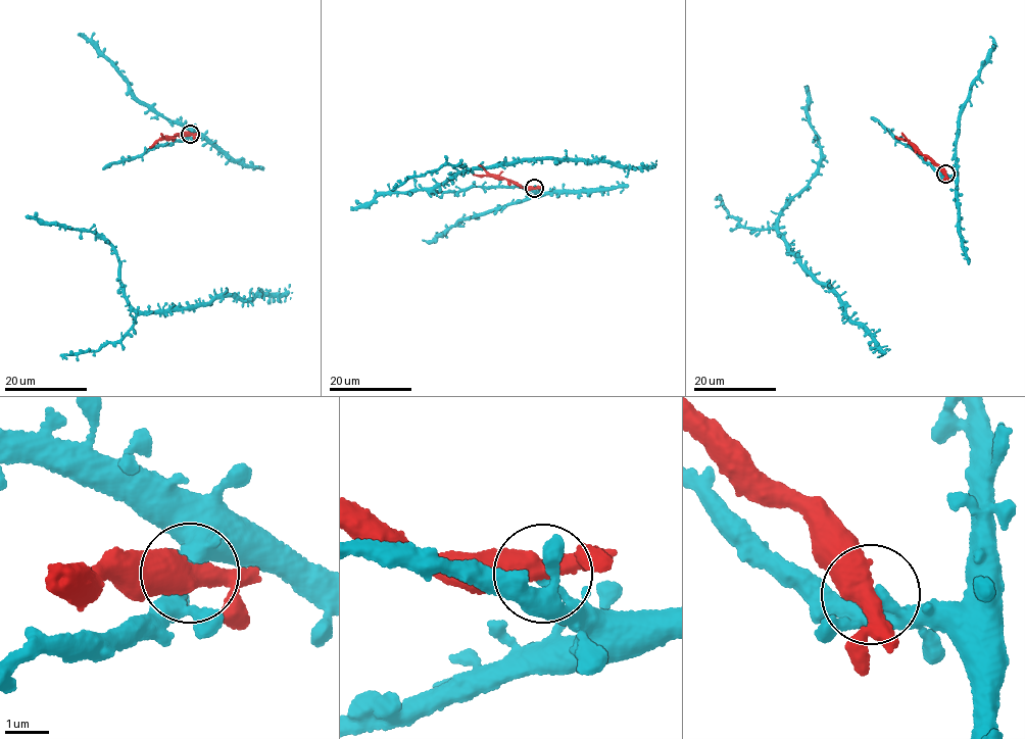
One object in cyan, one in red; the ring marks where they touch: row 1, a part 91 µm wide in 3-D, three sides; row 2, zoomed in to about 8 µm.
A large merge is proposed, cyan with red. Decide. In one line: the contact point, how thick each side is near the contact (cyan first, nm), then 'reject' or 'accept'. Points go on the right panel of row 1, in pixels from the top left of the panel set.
(945, 174) | 280/480 nm | reject

